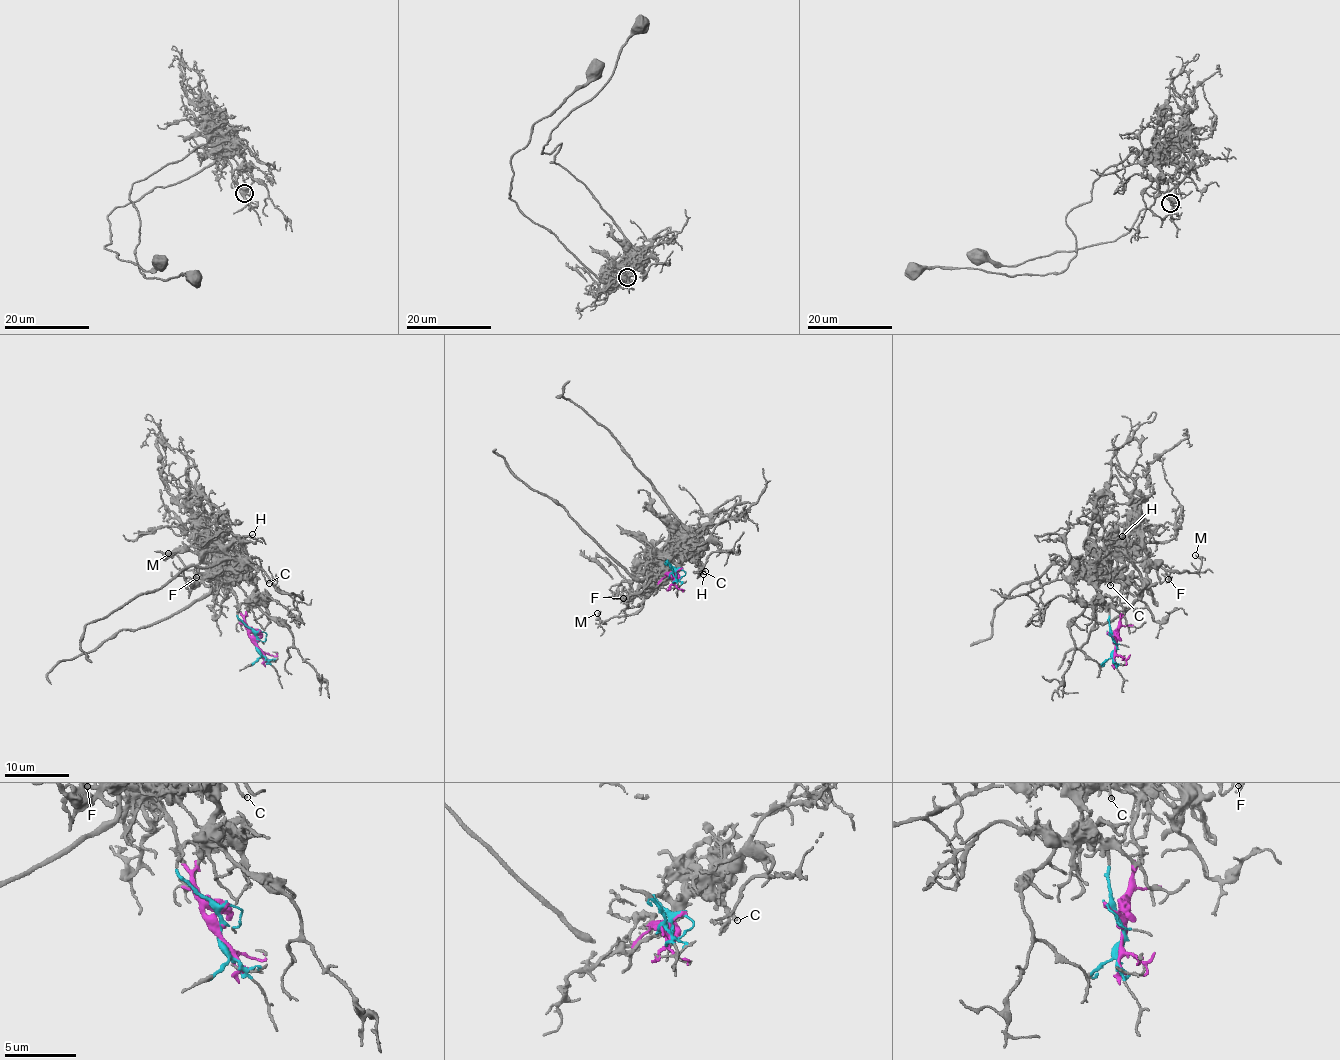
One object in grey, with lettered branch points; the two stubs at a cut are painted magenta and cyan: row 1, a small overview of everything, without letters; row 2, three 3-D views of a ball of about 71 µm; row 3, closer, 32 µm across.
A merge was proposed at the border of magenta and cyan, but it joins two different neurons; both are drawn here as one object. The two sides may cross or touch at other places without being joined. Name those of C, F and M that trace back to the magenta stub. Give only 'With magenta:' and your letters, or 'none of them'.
With magenta: F, M

